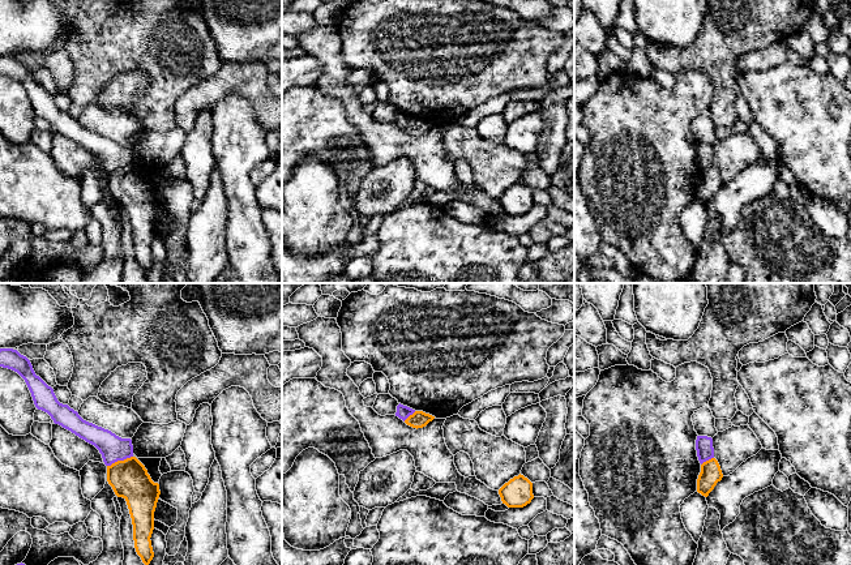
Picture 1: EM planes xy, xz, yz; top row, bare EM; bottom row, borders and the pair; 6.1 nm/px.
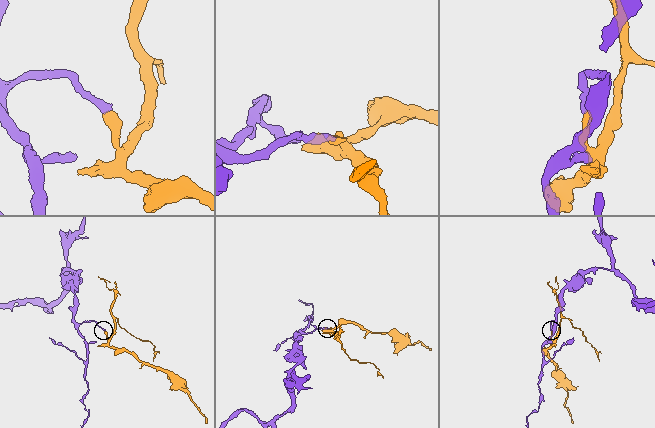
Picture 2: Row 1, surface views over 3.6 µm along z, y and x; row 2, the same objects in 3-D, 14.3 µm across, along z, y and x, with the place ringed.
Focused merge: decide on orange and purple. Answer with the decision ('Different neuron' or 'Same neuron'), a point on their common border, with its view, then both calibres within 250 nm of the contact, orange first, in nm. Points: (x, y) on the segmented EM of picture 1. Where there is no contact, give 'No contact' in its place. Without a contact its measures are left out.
Different neuron. Touches orange at xy (119, 461). Thickness 240 nm (orange) against 160 nm

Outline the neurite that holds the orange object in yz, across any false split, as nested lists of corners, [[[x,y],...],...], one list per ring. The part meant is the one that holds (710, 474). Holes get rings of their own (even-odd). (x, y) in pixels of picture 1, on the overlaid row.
[[[715,458],[701,465],[701,472],[697,479],[697,492],[707,497],[718,481],[723,478],[720,466]]]

